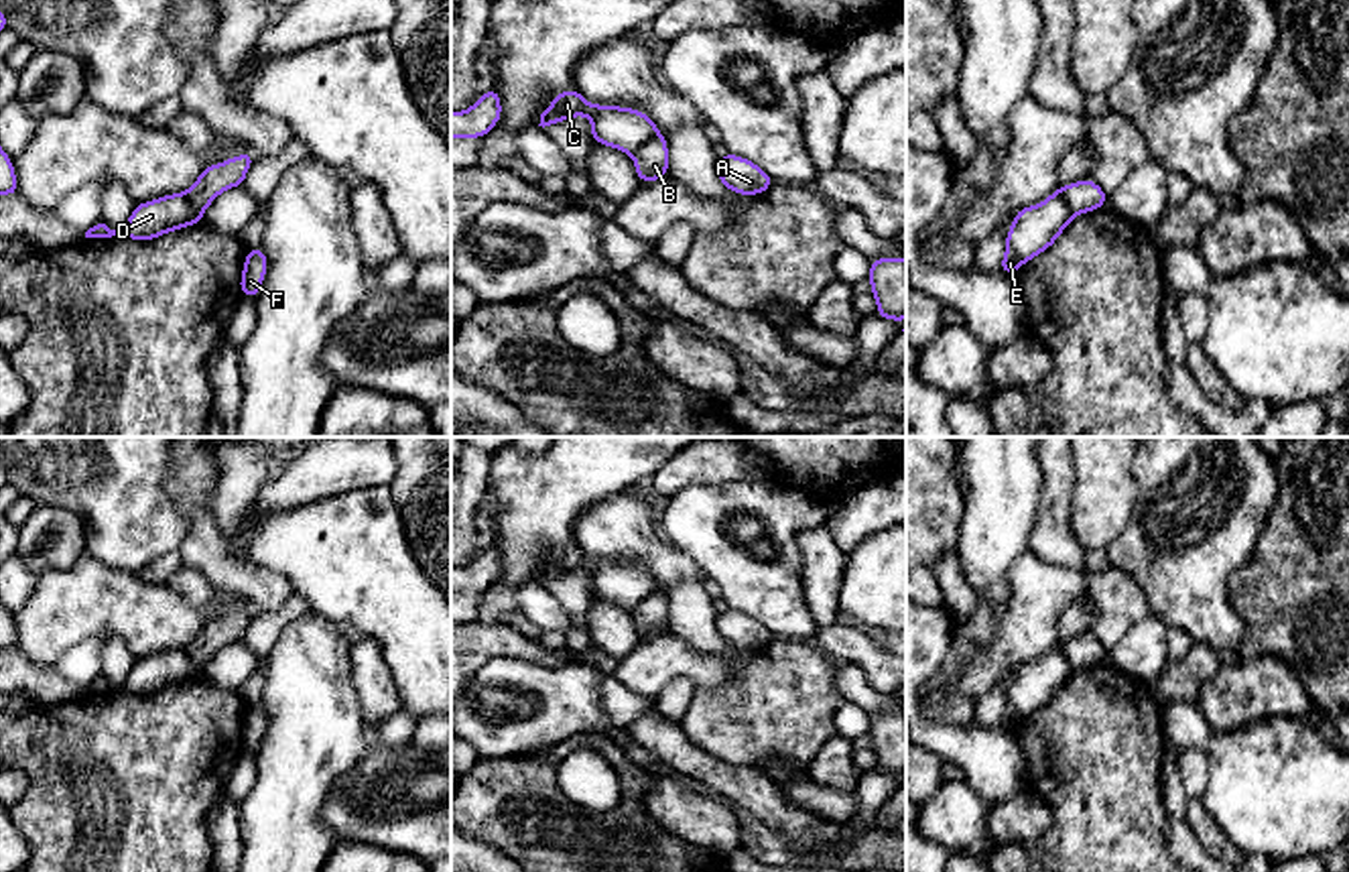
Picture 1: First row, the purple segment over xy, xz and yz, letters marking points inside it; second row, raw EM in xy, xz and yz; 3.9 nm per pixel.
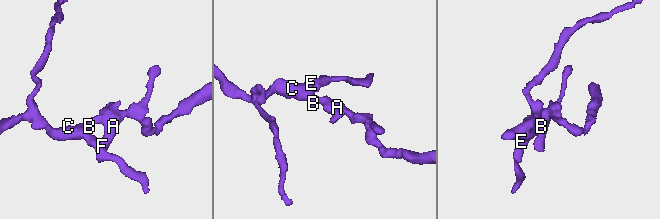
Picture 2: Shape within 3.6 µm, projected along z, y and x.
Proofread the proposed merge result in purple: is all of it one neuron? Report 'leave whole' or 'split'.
split

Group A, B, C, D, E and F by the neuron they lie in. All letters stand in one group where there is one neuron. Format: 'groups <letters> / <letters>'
groups A B F / C D E

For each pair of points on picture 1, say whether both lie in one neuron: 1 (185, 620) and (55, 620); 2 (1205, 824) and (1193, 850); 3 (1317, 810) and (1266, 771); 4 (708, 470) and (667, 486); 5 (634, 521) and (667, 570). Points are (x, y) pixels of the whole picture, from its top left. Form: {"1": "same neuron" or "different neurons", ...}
{"1": "same neuron", "2": "different neurons", "3": "same neuron", "4": "same neuron", "5": "same neuron"}

